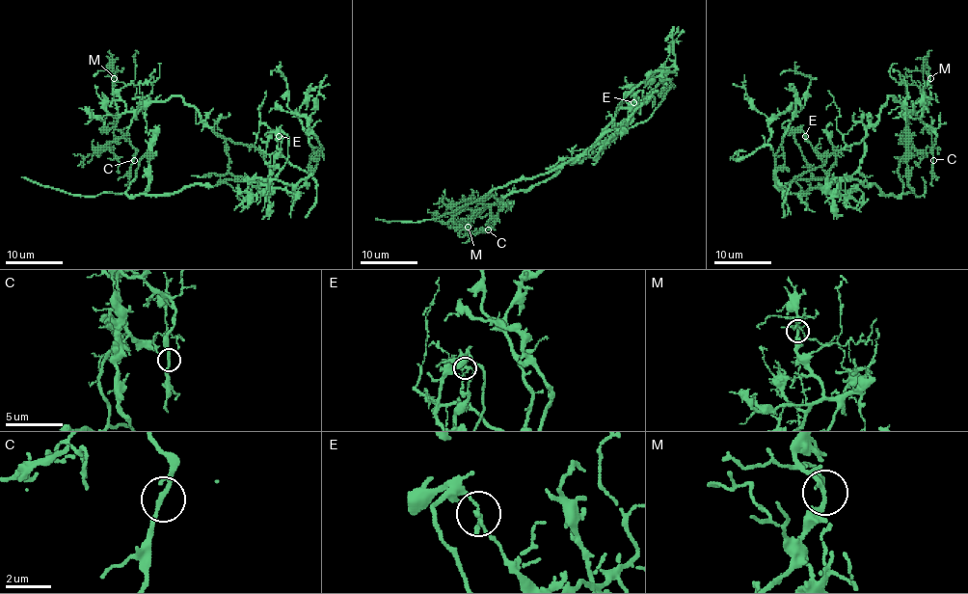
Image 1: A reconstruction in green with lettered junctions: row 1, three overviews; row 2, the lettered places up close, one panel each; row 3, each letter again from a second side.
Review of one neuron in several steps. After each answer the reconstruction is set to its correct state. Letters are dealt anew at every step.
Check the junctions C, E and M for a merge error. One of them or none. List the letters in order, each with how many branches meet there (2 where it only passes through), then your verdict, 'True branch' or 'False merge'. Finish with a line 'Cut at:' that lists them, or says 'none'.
C: Branches: 3. True branch
E: Branches: 3. False merge
M: Branches: 3. True branch
Cut at: E

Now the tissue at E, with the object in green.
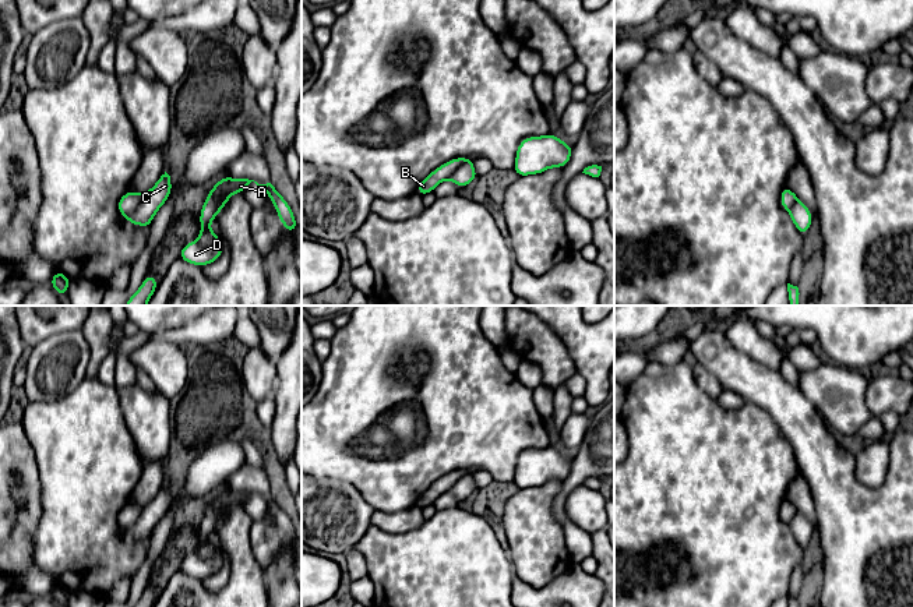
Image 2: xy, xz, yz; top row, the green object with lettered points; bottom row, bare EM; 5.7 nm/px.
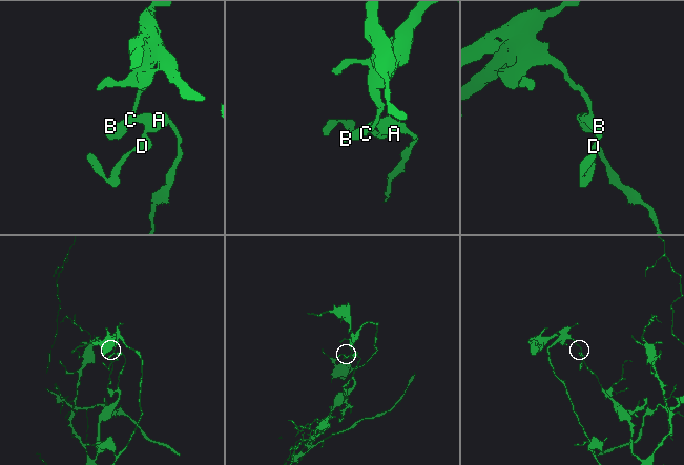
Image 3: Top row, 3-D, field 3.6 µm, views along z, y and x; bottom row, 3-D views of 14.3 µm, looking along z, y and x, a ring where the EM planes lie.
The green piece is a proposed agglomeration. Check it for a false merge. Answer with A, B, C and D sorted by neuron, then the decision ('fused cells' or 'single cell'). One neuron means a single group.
groups A B D / C; fused cells

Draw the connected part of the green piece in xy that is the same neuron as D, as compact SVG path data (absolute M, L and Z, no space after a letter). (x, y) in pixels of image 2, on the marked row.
M225 176L211 188L200 211L201 234L197 240L184 244L177 258L193 265L205 267L222 255L223 244L211 230L209 222L215 220L232 194L239 193L243 195L251 181L254 180Z

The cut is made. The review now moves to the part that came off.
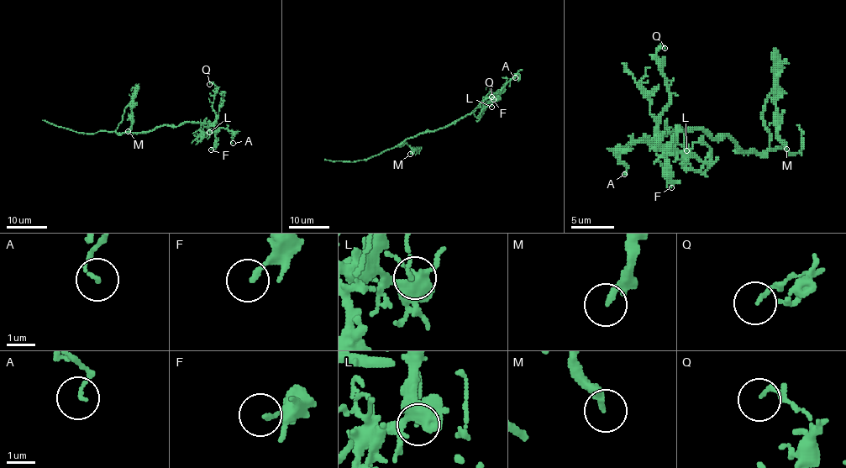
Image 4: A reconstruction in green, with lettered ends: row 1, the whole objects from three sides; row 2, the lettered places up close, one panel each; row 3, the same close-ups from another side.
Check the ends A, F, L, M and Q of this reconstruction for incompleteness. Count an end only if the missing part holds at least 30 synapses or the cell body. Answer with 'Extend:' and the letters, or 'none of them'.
Extend: none of them

